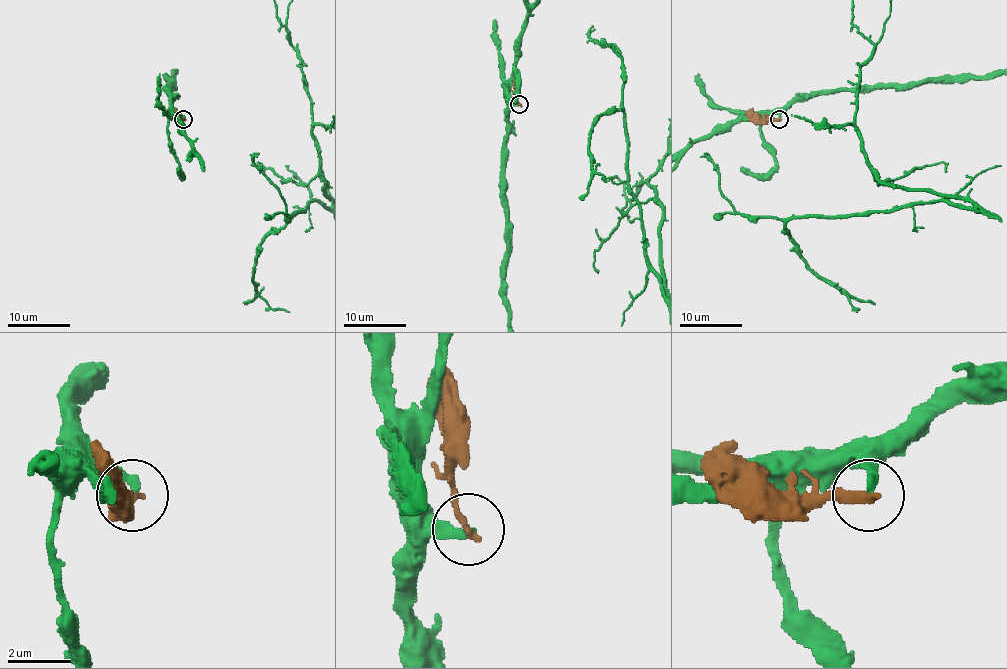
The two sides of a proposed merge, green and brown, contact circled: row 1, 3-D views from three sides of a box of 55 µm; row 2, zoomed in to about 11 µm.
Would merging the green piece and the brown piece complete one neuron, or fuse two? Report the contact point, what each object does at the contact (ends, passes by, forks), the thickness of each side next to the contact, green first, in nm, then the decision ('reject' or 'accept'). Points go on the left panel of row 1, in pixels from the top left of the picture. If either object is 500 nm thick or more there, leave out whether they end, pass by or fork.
place (183, 119); green ends; brown ends; calibres 280 and 280 nm; reject

